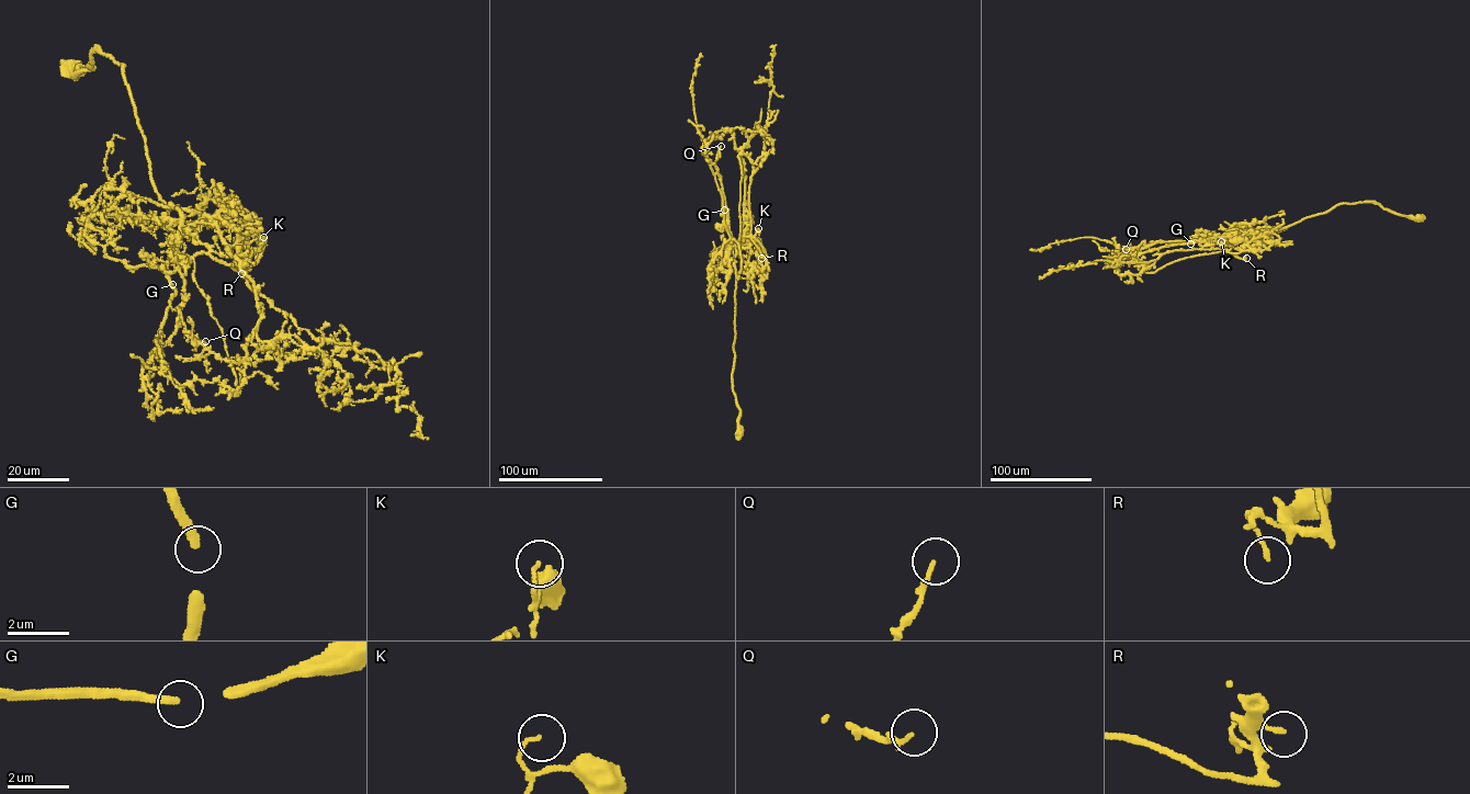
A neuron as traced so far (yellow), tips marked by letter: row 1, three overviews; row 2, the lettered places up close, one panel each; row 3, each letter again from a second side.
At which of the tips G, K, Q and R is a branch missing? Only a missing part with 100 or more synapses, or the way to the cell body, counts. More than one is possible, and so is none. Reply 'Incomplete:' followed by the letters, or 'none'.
Incomplete: none

